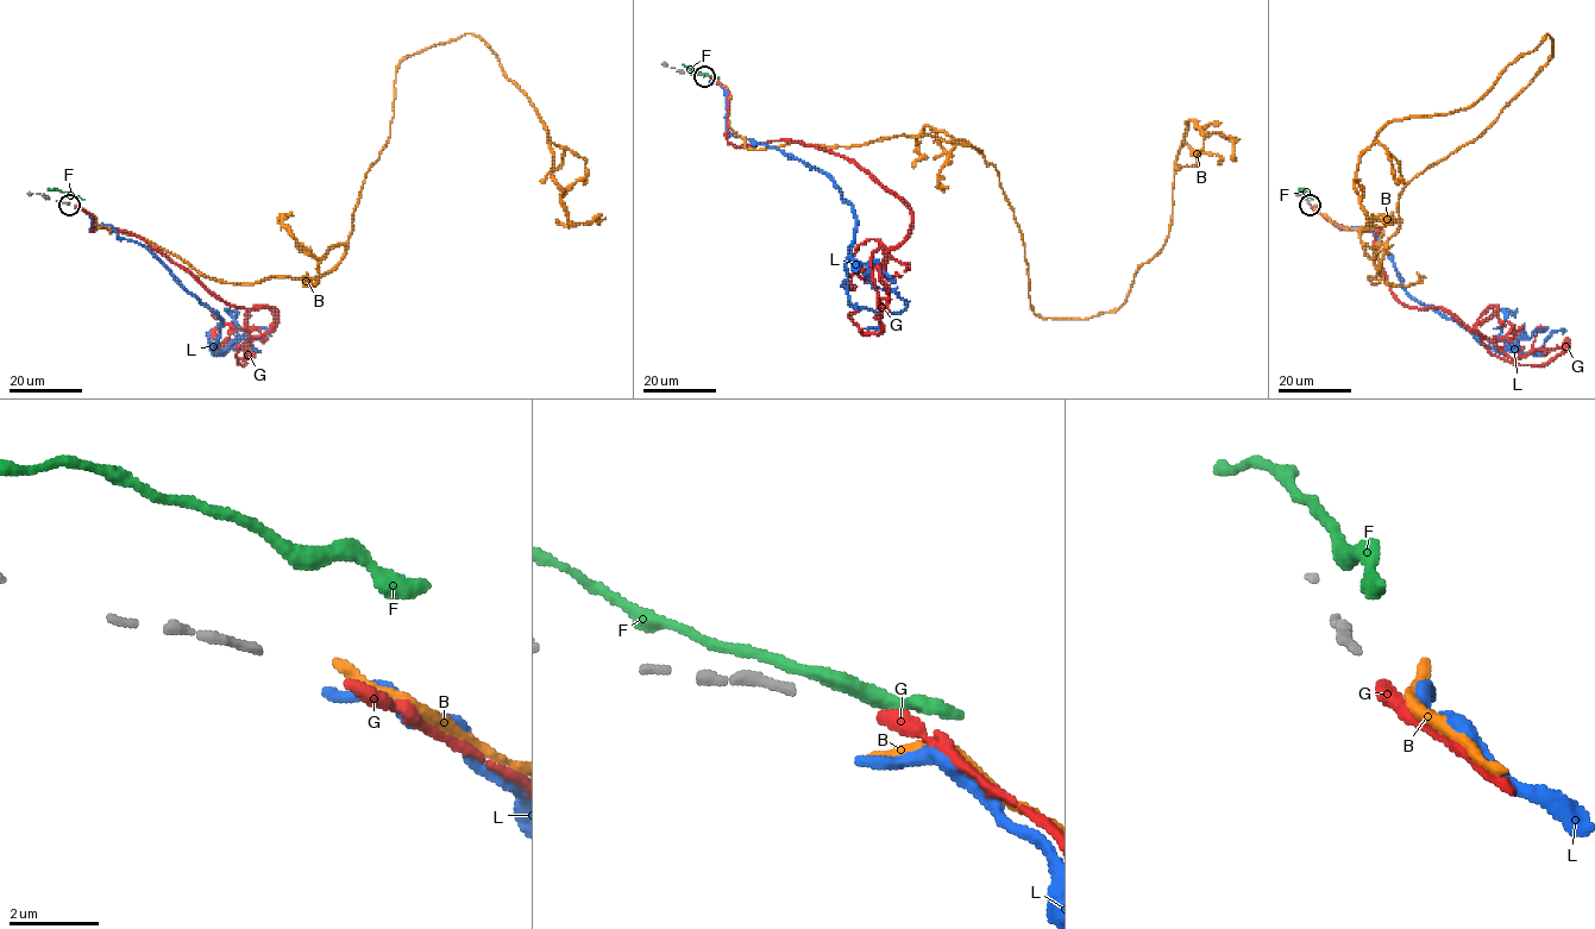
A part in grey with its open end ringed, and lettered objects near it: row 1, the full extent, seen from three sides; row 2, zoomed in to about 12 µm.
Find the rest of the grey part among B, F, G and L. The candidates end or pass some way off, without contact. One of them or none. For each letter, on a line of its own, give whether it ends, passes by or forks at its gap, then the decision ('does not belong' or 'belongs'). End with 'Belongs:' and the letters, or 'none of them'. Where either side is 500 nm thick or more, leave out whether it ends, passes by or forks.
B: it ends; does not belong
F: it passes by; does not belong
G: it ends; belongs
L: it ends; does not belong
Belongs: G

